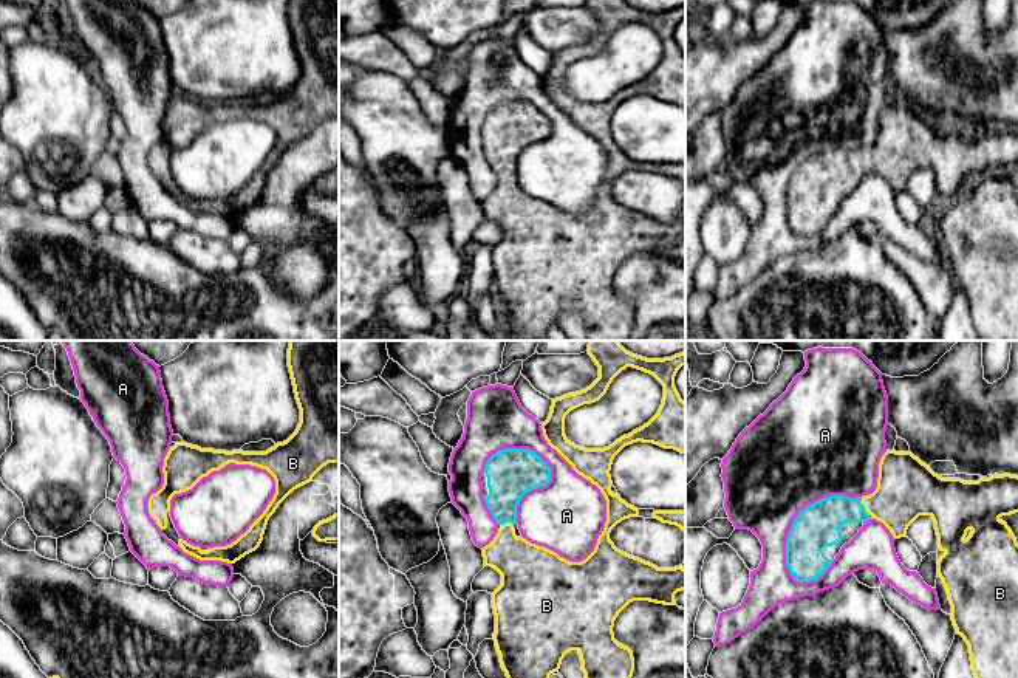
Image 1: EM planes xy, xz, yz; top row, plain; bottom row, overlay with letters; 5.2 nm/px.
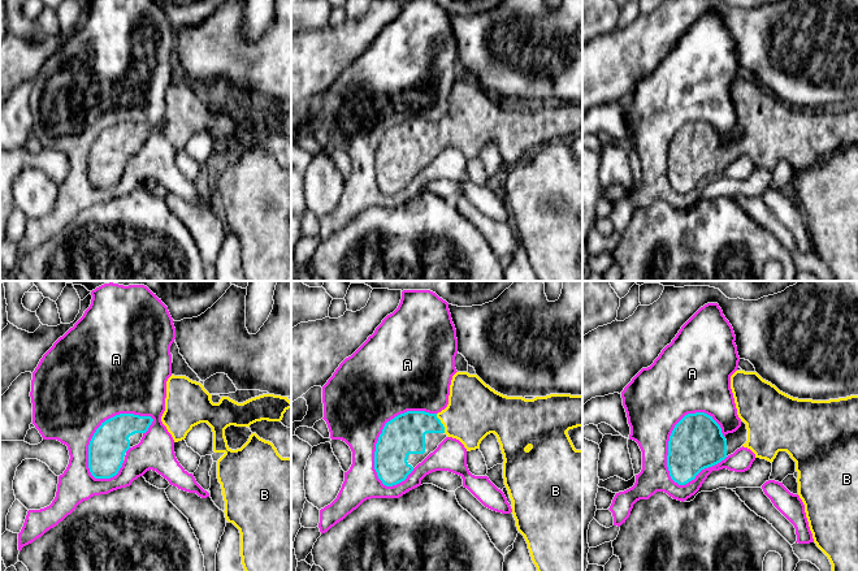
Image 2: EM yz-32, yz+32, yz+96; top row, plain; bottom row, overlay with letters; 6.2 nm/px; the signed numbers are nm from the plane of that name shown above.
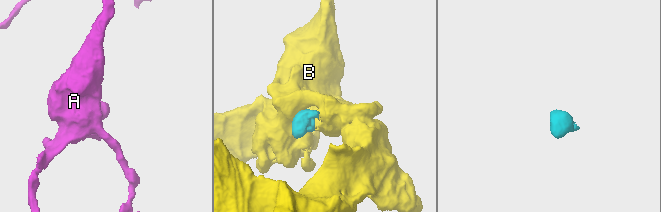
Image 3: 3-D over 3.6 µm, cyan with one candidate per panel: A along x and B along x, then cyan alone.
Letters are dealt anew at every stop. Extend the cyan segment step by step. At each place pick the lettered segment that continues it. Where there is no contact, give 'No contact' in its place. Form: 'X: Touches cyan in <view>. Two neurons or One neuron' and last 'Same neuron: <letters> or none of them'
A: Touches cyan in yz. Two neurons
B: Touches cyan in yz. One neuron
Same neuron: B

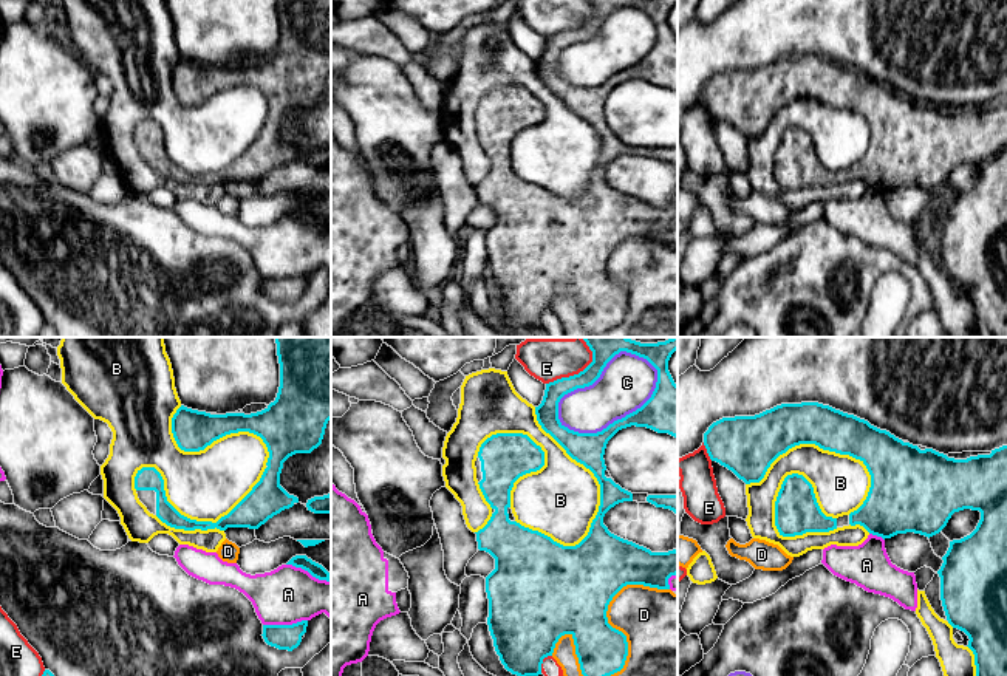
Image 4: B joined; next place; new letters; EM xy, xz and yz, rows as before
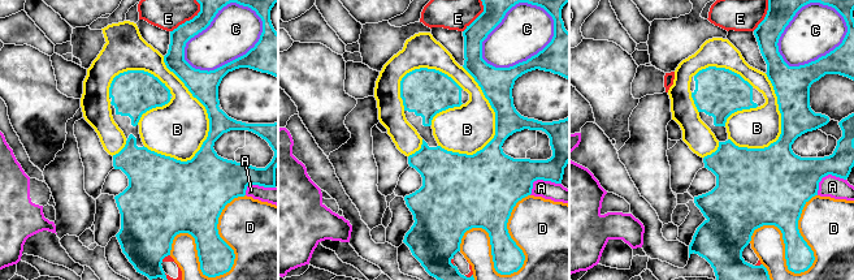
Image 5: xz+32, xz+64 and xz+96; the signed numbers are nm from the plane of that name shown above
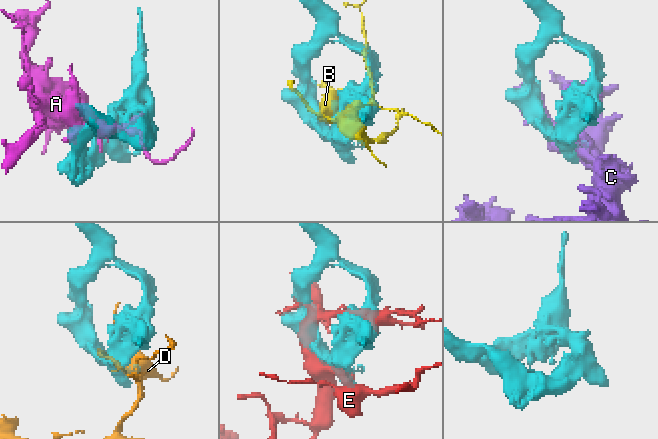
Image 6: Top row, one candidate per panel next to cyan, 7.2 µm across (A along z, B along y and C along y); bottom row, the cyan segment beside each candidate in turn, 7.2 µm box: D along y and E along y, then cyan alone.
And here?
A: Touches cyan in xy. Two neurons
B: Touches cyan in xz. Two neurons
C: Touches cyan in xz. Two neurons
D: Touches cyan in xz. Two neurons
E: Touches cyan in xz. Two neurons
Same neuron: none of them

